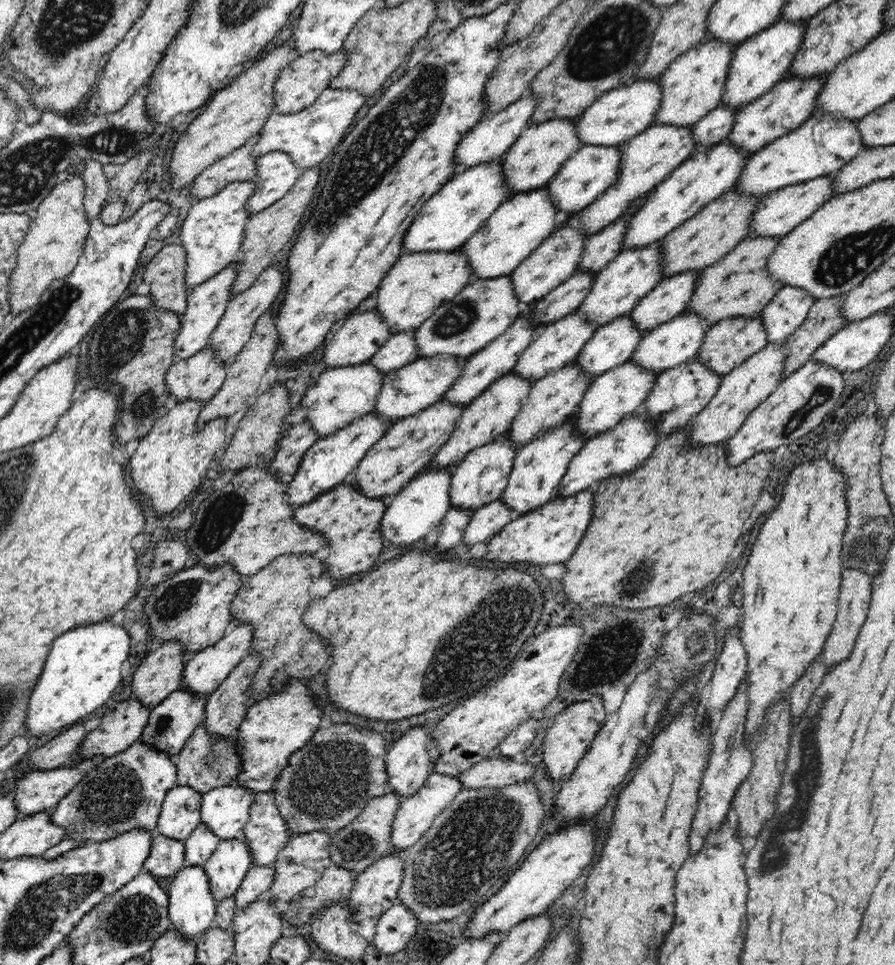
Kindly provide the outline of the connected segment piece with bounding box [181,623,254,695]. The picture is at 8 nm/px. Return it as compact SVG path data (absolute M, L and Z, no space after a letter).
M240 623L233 625L223 635L222 640L204 650L194 652L187 659L184 668L184 678L182 678L182 687L188 688L192 693L200 695L209 695L214 692L222 681L236 668L237 664L251 652L253 644L252 632L254 632L252 623Z

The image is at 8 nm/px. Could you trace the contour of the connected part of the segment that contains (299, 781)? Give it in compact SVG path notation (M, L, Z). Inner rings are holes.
M336 723L329 728L318 729L306 746L290 756L288 766L282 770L272 789L276 795L276 805L290 827L290 834L302 835L318 829L336 832L352 824L362 814L369 799L389 793L390 777L386 771L385 759L389 749L384 736L378 730L364 728L360 724Z

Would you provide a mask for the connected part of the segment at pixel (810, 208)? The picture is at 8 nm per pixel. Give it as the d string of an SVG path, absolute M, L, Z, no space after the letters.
M832 174L818 176L806 182L790 185L764 195L758 204L758 210L752 216L753 233L749 236L776 236L784 237L798 224L808 220L821 206L824 206L835 195L834 179Z

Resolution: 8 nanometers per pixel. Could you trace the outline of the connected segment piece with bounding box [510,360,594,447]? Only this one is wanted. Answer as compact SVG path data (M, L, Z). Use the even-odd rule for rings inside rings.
M574 360L566 364L563 368L558 368L544 376L540 380L533 382L533 388L527 397L526 402L520 408L518 416L510 428L511 438L522 447L533 441L538 434L546 433L550 428L556 428L568 420L580 407L586 392L593 382L593 376L587 372L578 362Z

